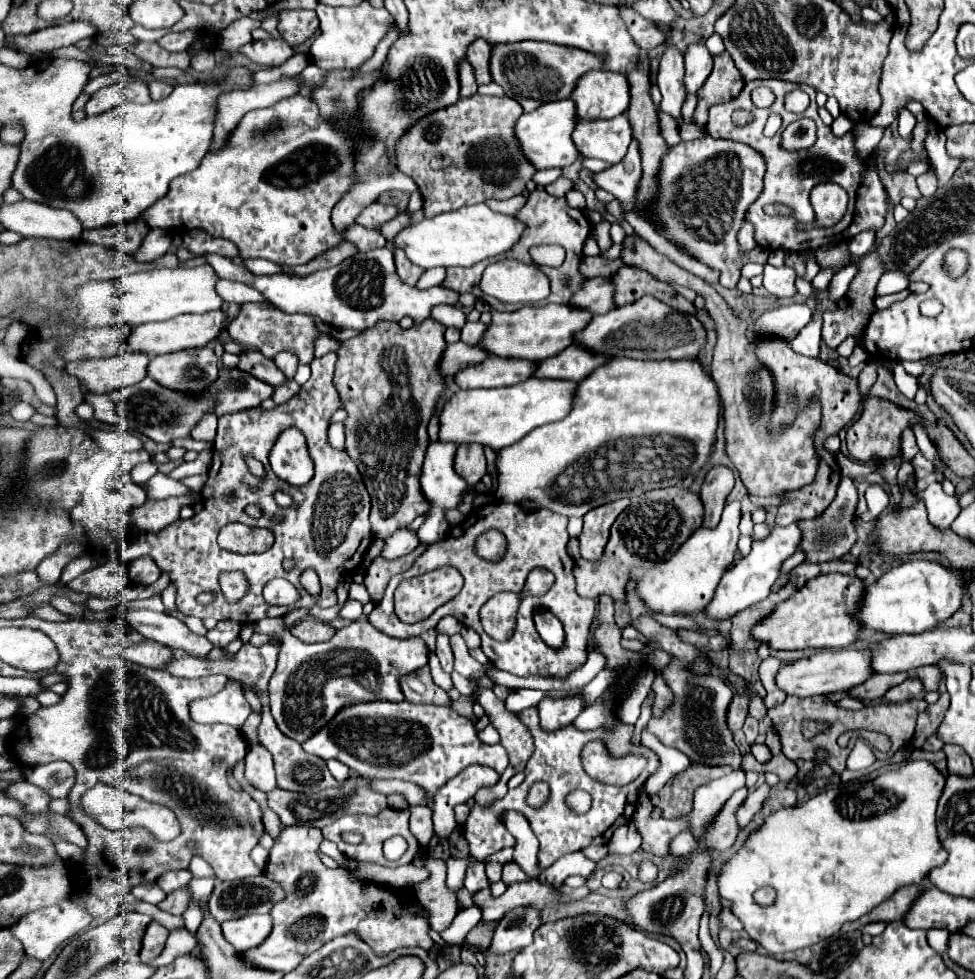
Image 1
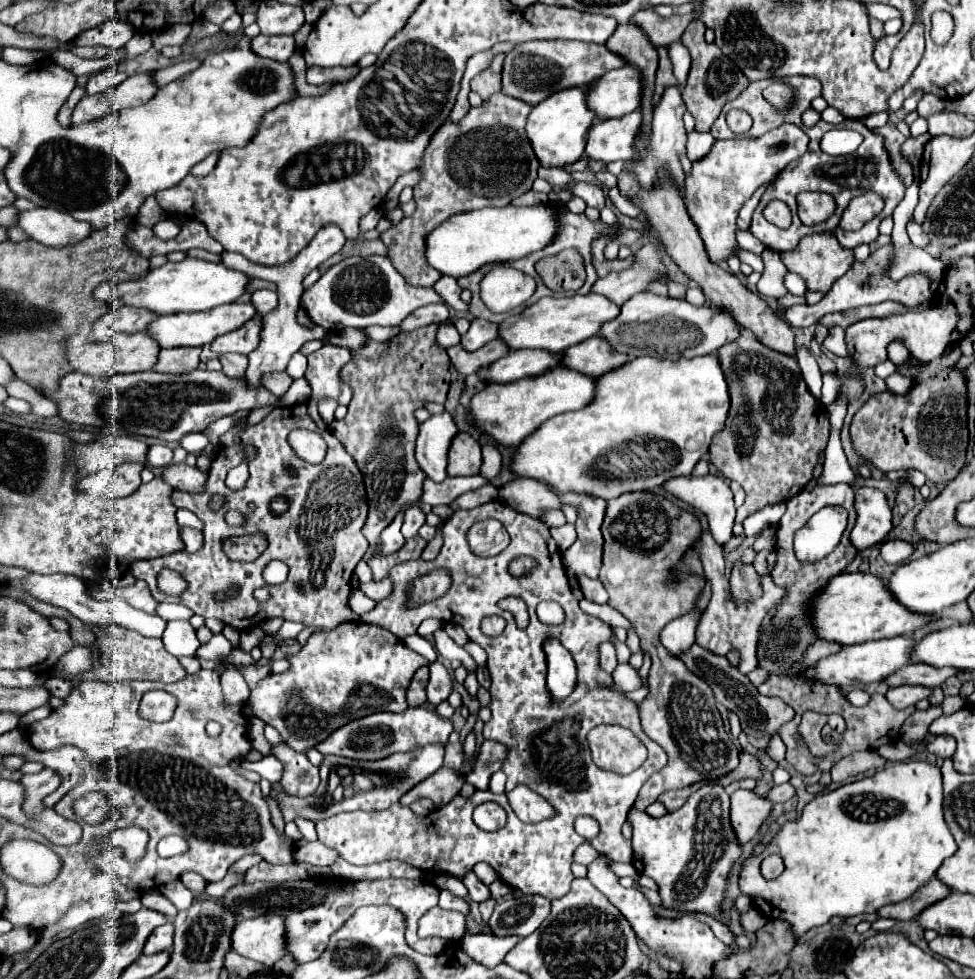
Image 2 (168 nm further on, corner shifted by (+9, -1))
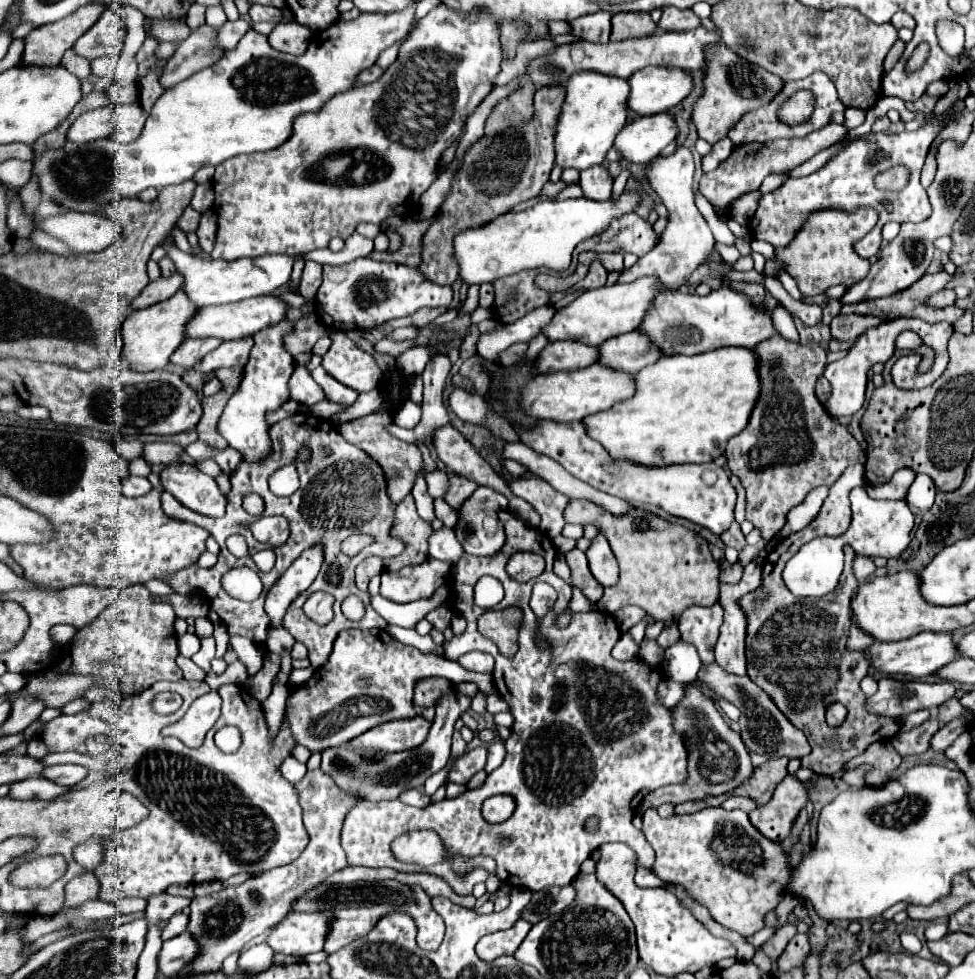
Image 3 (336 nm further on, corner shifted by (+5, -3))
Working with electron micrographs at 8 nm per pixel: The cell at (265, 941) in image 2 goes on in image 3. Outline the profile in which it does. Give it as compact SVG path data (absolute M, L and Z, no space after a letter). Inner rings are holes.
M289 913L265 939L275 953L309 955L321 951L331 929L333 913Z

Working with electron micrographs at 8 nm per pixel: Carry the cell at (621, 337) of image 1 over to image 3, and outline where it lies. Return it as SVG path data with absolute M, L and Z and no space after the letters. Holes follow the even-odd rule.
M731 287L711 291L705 297L685 295L685 293L679 293L679 291L659 295L655 299L655 307L645 315L639 329L643 329L643 333L647 333L655 341L655 345L661 345L665 355L675 355L675 353L693 355L693 353L703 353L703 351L711 351L711 349L731 347L731 345L733 347L755 347L761 341L775 335L771 313L767 309L759 309L747 295L737 293Z

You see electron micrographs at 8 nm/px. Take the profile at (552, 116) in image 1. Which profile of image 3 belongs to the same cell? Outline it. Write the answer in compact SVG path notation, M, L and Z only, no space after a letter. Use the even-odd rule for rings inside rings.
M579 71L567 81L567 97L563 103L563 113L559 115L559 127L555 135L555 163L561 167L589 169L603 163L607 151L613 147L617 133L625 127L629 117L629 83L627 79L607 77L595 71Z

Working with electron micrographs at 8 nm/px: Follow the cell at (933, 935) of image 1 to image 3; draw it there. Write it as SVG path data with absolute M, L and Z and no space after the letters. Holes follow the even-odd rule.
M931 923L925 927L925 939L927 941L937 941L947 933L947 925L945 923Z

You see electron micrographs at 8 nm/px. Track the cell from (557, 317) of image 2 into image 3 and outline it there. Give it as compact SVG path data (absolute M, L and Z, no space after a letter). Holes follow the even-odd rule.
M641 277L631 283L615 283L585 291L573 303L559 309L543 333L549 337L549 341L587 341L589 345L601 345L611 337L637 329L643 315L647 315L655 297L661 293L665 291L657 277Z

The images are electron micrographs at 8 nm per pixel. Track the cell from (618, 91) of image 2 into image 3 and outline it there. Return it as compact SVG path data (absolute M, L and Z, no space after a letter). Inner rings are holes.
M643 67L629 79L631 111L655 115L673 109L693 91L693 77L679 67Z

